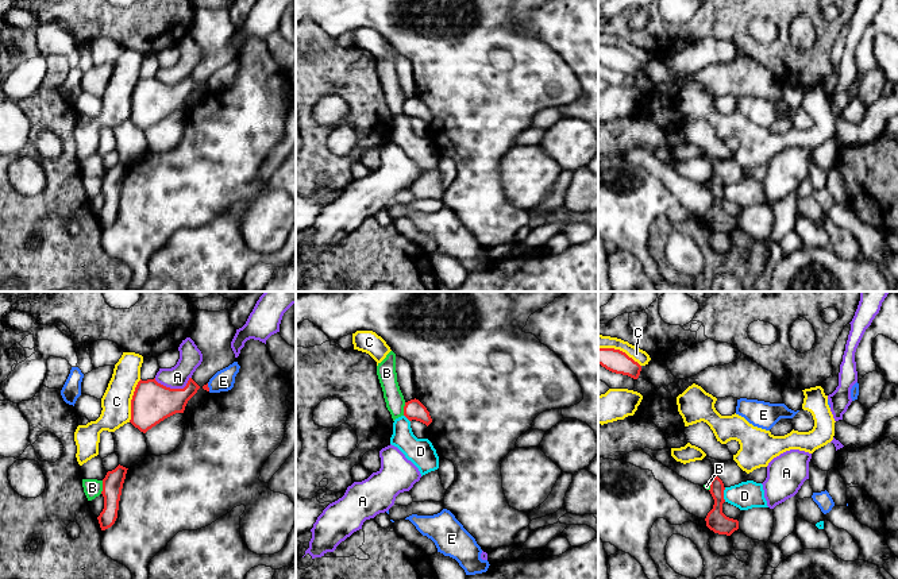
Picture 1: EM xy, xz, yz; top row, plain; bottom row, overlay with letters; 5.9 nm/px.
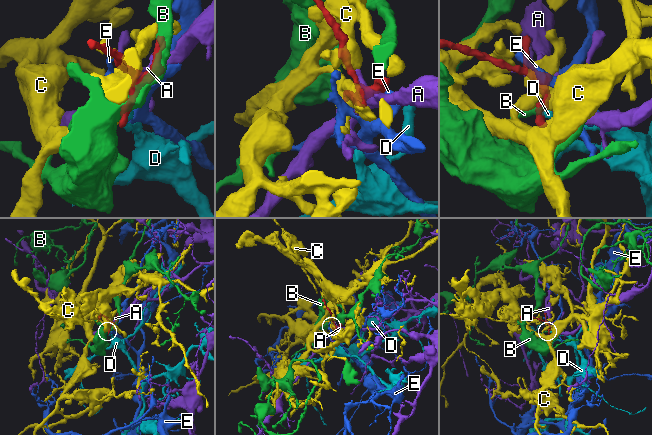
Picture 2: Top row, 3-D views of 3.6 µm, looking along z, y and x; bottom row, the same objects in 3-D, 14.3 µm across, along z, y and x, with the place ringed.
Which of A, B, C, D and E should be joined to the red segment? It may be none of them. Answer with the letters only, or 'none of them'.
none of them

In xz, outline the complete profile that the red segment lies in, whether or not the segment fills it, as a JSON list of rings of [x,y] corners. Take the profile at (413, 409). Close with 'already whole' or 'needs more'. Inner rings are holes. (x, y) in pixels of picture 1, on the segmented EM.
[[[411,399],[408,402],[405,402],[404,406],[404,416],[412,421],[420,421],[423,424],[425,424],[427,426],[432,422],[432,418],[429,416],[429,412],[427,410],[427,408],[419,401],[419,399]]] | already whole

